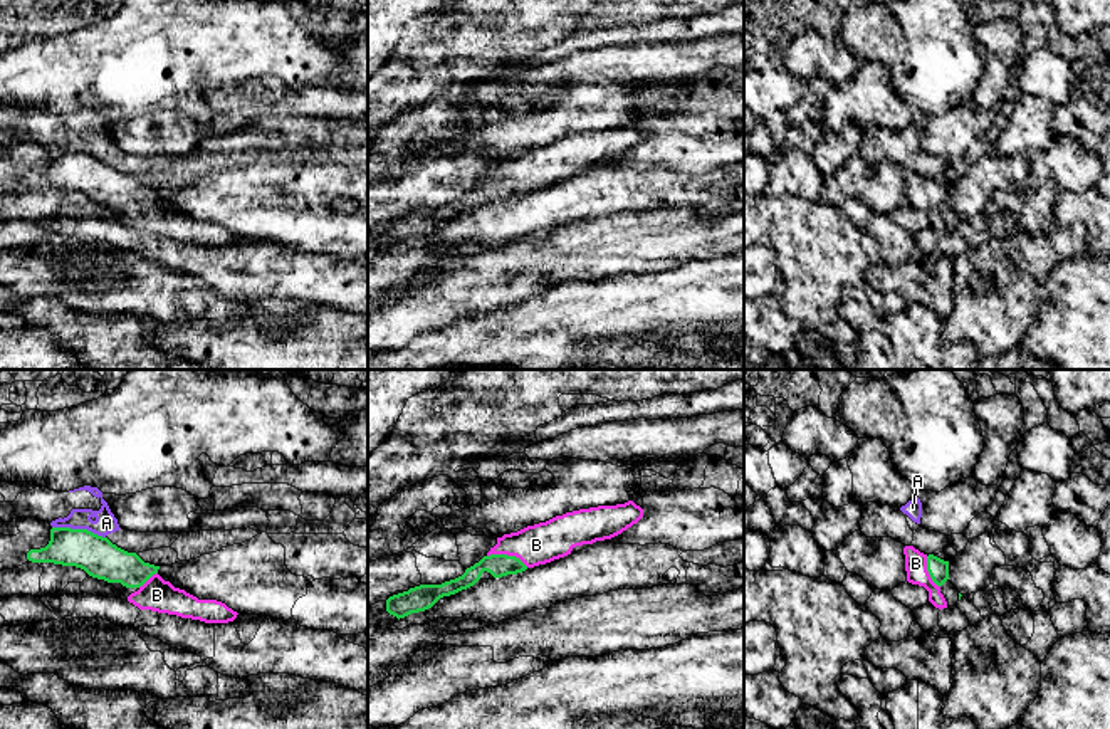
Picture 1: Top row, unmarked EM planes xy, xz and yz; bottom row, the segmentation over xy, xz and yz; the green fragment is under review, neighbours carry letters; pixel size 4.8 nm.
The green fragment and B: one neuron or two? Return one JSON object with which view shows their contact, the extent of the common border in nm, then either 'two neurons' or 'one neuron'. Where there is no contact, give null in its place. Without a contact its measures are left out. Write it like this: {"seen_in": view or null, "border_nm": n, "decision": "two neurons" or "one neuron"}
{"seen_in": "xz", "border_nm": 200, "decision": "one neuron"}

